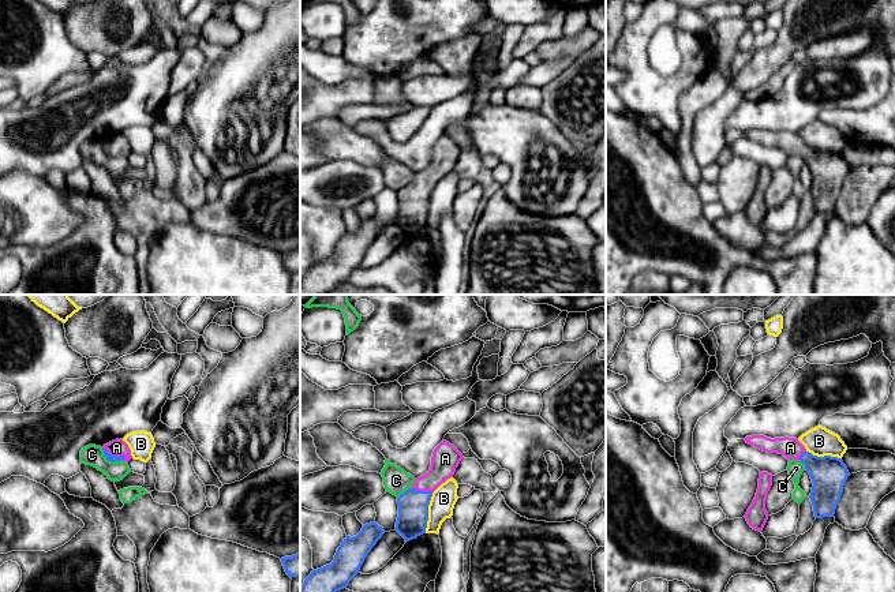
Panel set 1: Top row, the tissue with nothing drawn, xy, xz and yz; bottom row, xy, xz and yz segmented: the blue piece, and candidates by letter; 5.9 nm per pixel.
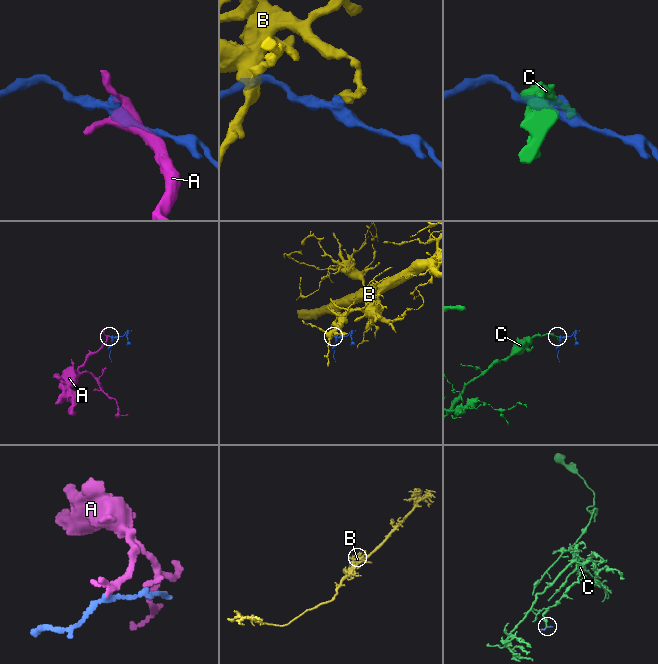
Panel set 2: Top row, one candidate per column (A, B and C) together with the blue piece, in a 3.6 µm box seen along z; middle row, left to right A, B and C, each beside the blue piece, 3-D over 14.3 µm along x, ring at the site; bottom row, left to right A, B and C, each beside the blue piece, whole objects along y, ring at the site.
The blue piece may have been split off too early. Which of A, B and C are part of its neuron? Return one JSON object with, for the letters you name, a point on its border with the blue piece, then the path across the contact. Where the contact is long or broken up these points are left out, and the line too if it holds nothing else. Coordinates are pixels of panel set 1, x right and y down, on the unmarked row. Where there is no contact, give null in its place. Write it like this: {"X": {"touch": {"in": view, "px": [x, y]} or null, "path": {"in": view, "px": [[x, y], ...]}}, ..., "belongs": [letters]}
{"A": {"touch": {"in": "xy", "px": [115, 150]}, "path": {"in": "xy", "px": [[109, 152], [115, 150], [116, 142]]}}, "belongs": ["A"]}

